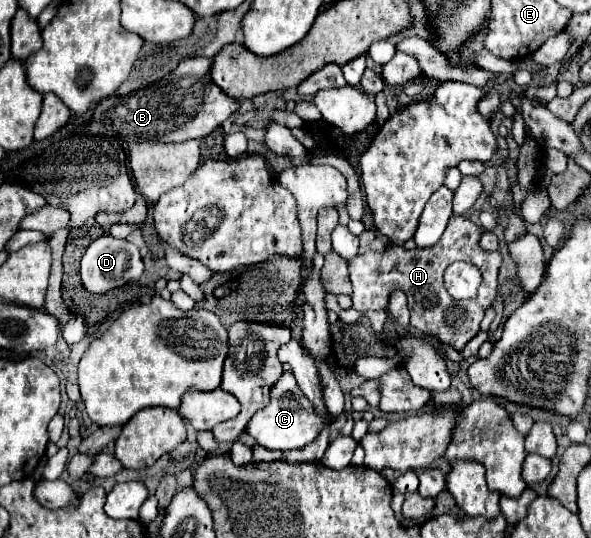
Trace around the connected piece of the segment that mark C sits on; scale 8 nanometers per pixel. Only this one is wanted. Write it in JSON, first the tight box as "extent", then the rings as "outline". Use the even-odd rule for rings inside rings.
{"extent":[245,371,333,451],"outline":[[[285,371],[281,379],[271,387],[271,399],[269,405],[253,415],[249,421],[245,433],[251,435],[261,447],[275,449],[275,451],[291,451],[301,449],[307,443],[315,441],[319,431],[325,423],[331,423],[333,417],[315,417],[315,411],[311,409],[311,403],[303,397],[301,389],[295,383],[295,377],[291,371]]]}

